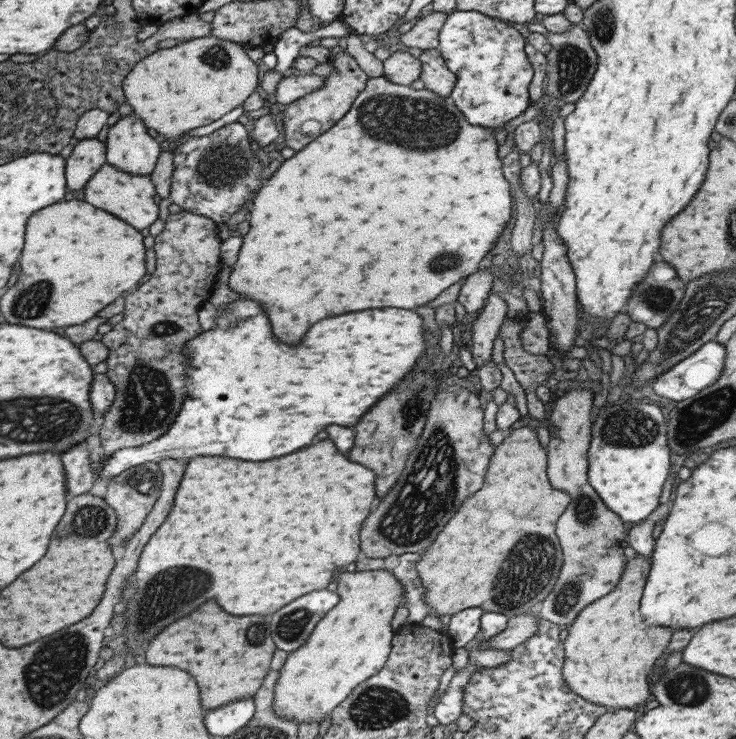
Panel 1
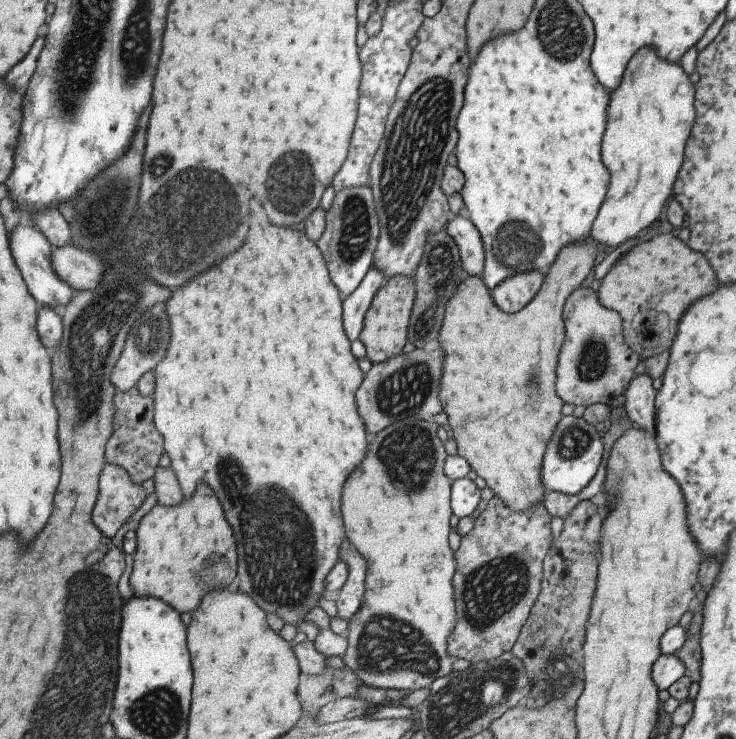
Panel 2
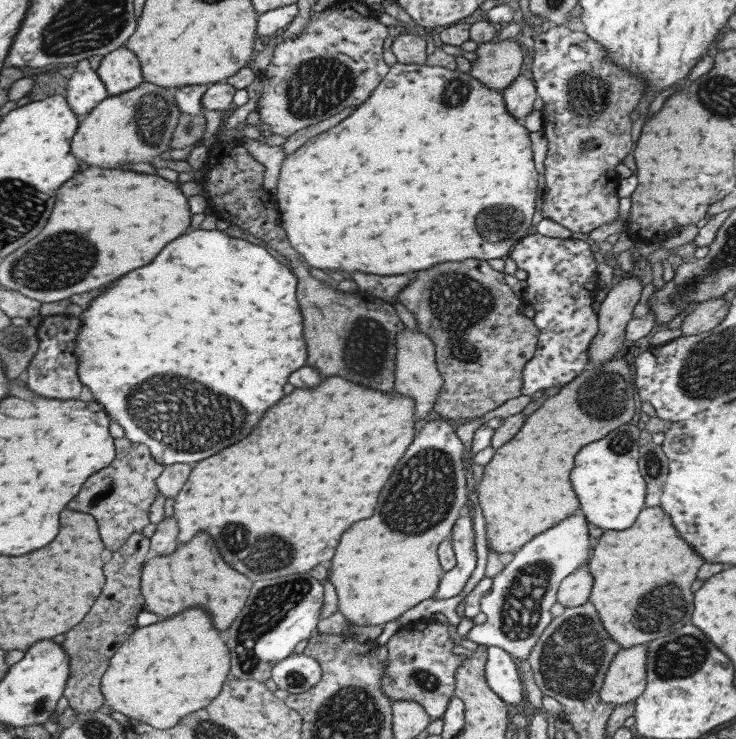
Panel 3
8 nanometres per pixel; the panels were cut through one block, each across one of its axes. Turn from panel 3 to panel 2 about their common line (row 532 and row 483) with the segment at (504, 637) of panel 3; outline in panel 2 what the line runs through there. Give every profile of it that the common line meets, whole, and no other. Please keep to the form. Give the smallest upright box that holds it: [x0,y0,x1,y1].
[540,416,602,494]

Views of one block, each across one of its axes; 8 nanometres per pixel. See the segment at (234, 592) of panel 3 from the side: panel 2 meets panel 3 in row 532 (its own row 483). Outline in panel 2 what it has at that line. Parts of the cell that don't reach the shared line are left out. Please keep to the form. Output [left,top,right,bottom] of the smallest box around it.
[130,482,236,612]

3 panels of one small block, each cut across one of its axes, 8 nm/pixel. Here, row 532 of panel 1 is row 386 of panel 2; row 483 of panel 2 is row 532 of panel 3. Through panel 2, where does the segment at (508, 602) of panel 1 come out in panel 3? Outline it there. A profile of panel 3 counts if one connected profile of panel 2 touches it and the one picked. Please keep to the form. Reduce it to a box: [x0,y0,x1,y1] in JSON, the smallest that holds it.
[477,359,638,554]

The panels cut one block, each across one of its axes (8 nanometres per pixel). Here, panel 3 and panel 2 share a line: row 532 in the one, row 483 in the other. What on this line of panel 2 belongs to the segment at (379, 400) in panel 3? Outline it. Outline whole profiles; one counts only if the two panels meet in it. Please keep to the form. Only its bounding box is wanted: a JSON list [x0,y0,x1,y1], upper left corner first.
[151,200,368,627]

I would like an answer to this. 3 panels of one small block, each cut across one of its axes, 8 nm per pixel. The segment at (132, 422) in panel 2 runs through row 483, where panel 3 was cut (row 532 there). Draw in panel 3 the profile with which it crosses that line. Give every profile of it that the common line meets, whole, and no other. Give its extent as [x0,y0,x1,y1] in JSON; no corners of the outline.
[62,530,152,715]

